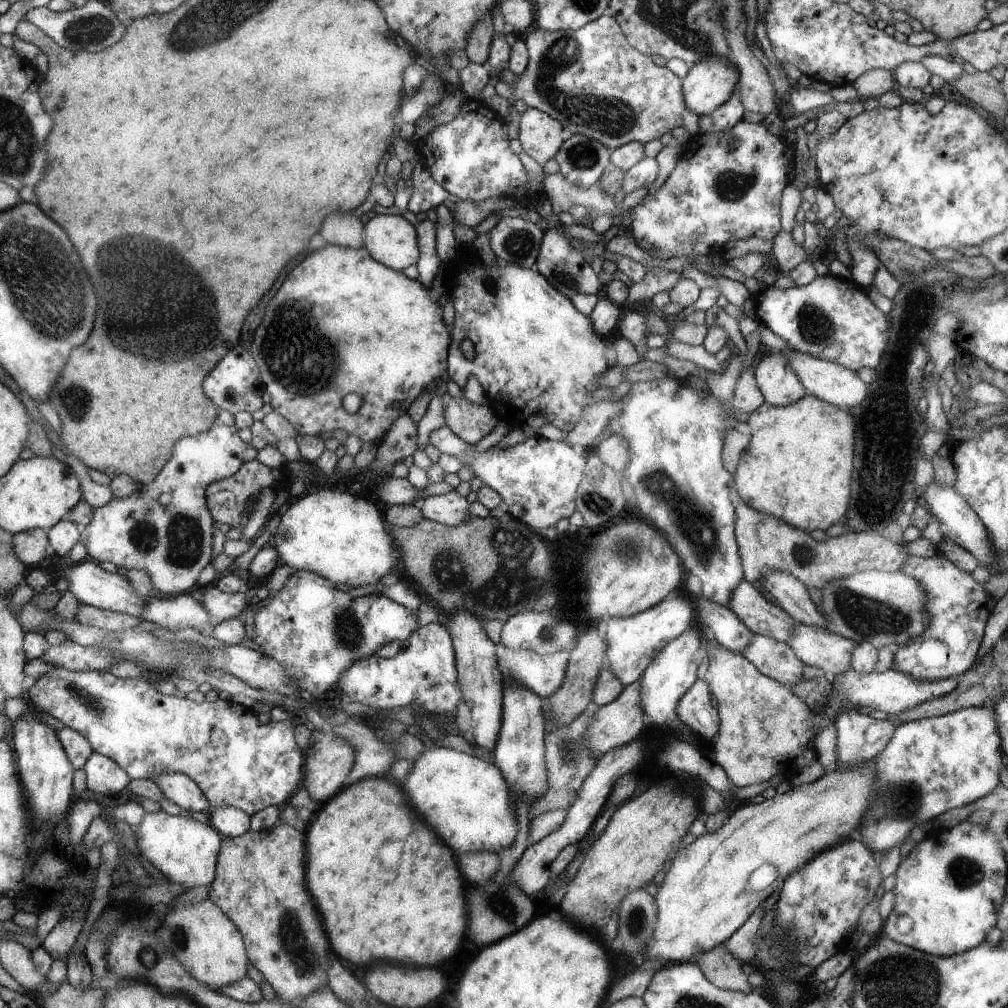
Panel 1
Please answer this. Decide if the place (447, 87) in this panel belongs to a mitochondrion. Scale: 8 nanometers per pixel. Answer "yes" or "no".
no

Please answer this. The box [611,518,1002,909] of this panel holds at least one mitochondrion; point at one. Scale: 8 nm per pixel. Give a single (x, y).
(865, 616)

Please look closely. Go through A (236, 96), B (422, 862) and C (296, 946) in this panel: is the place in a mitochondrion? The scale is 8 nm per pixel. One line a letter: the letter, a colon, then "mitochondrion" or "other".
A: other
B: other
C: mitochondrion

